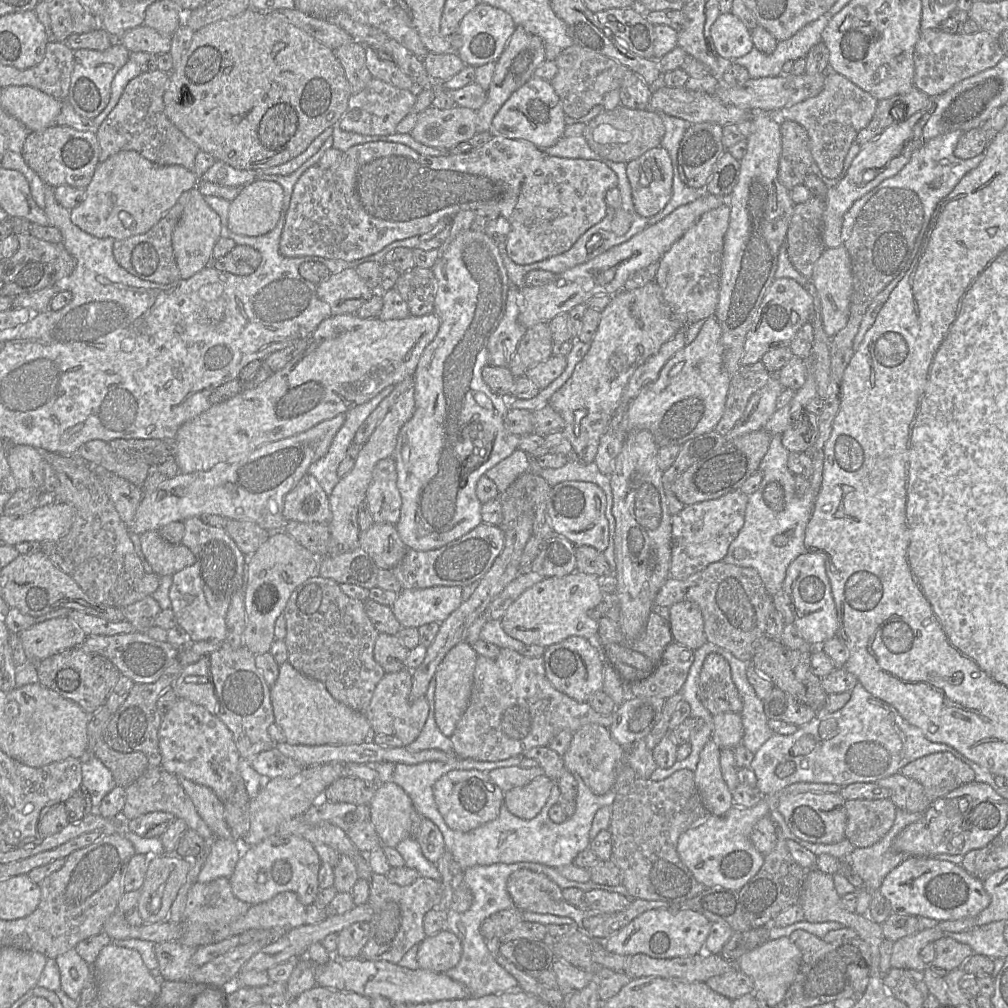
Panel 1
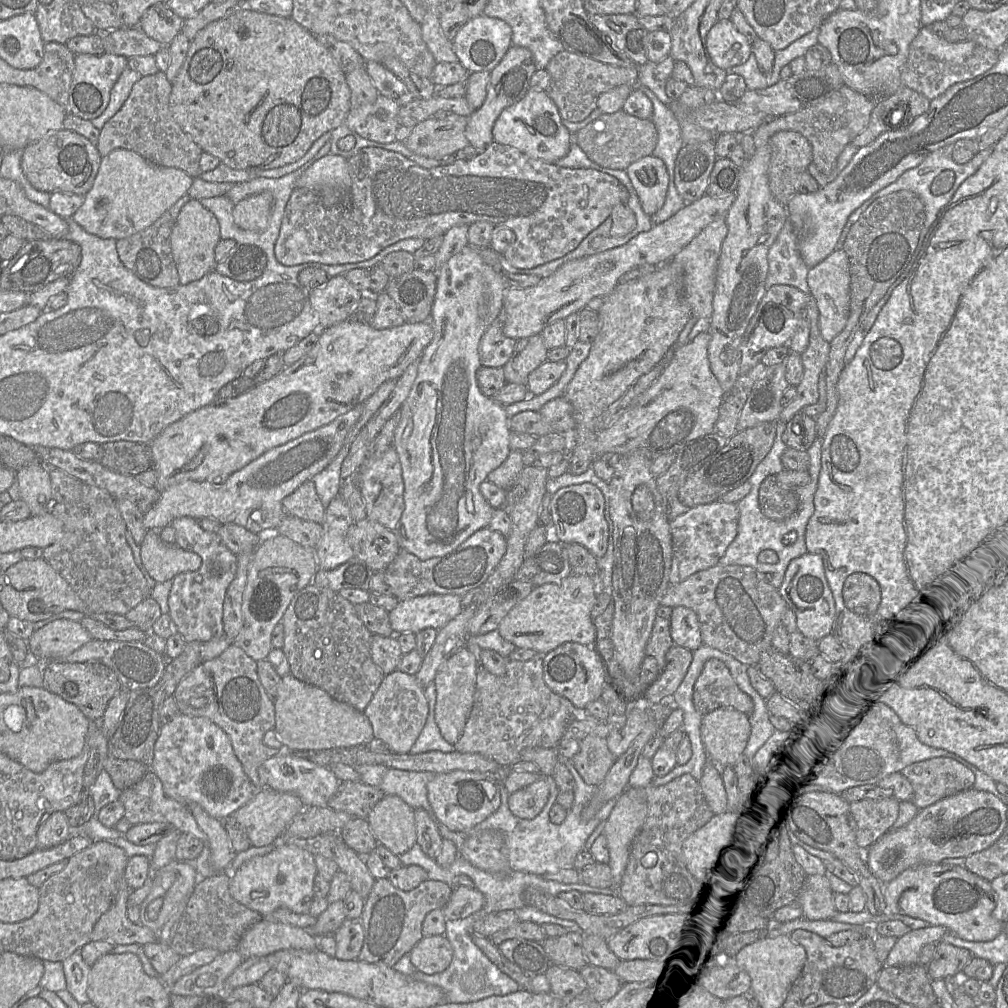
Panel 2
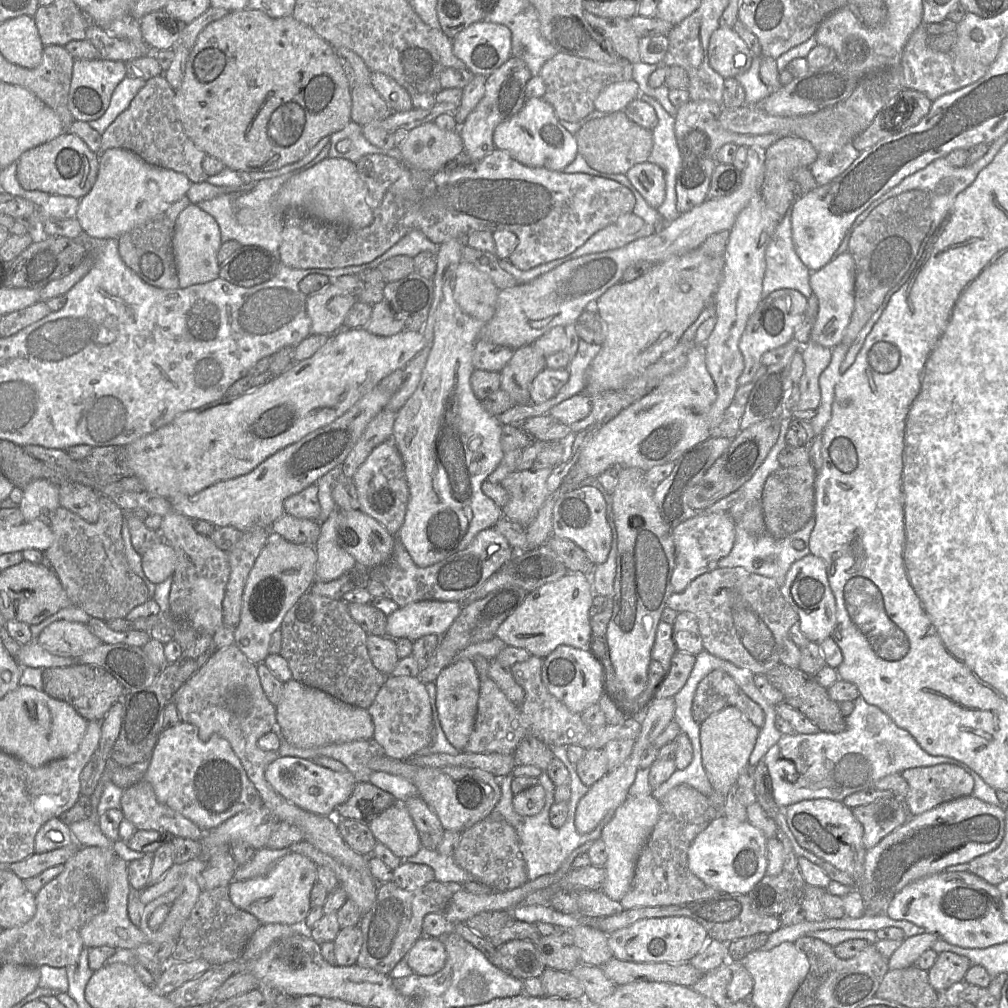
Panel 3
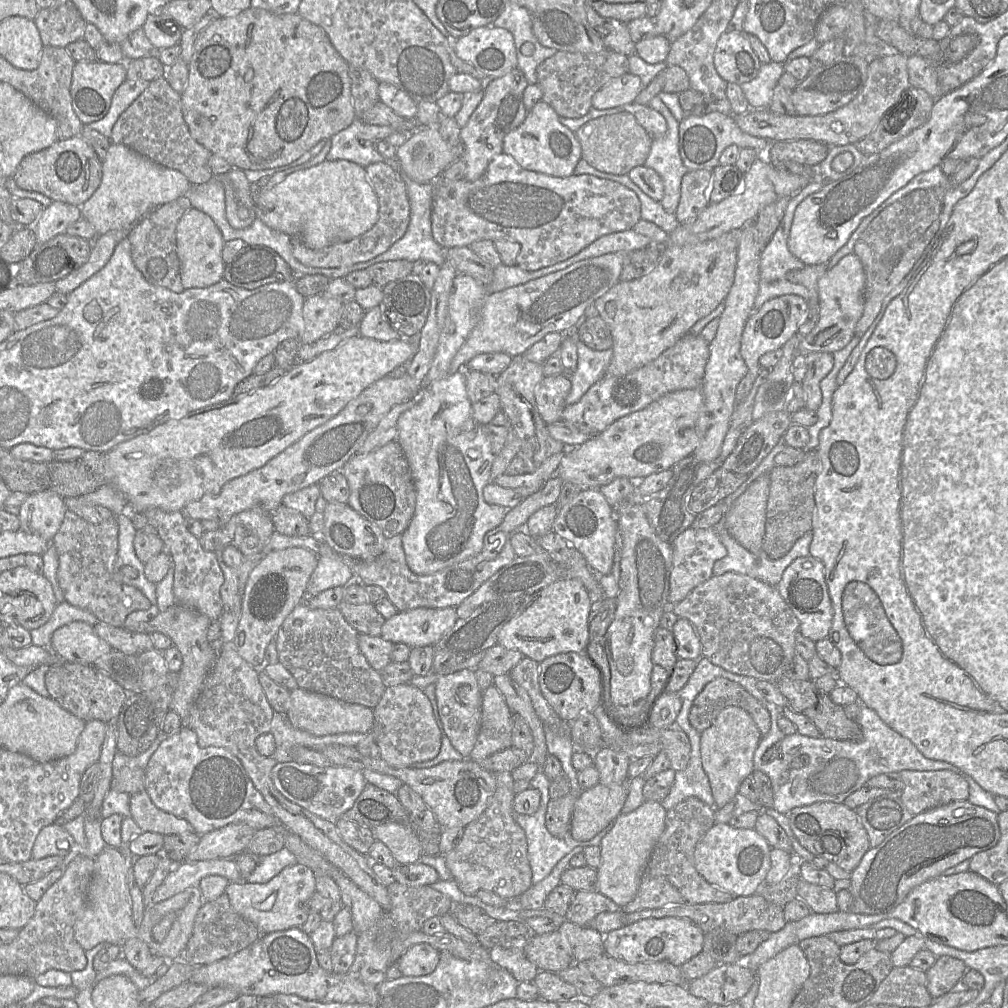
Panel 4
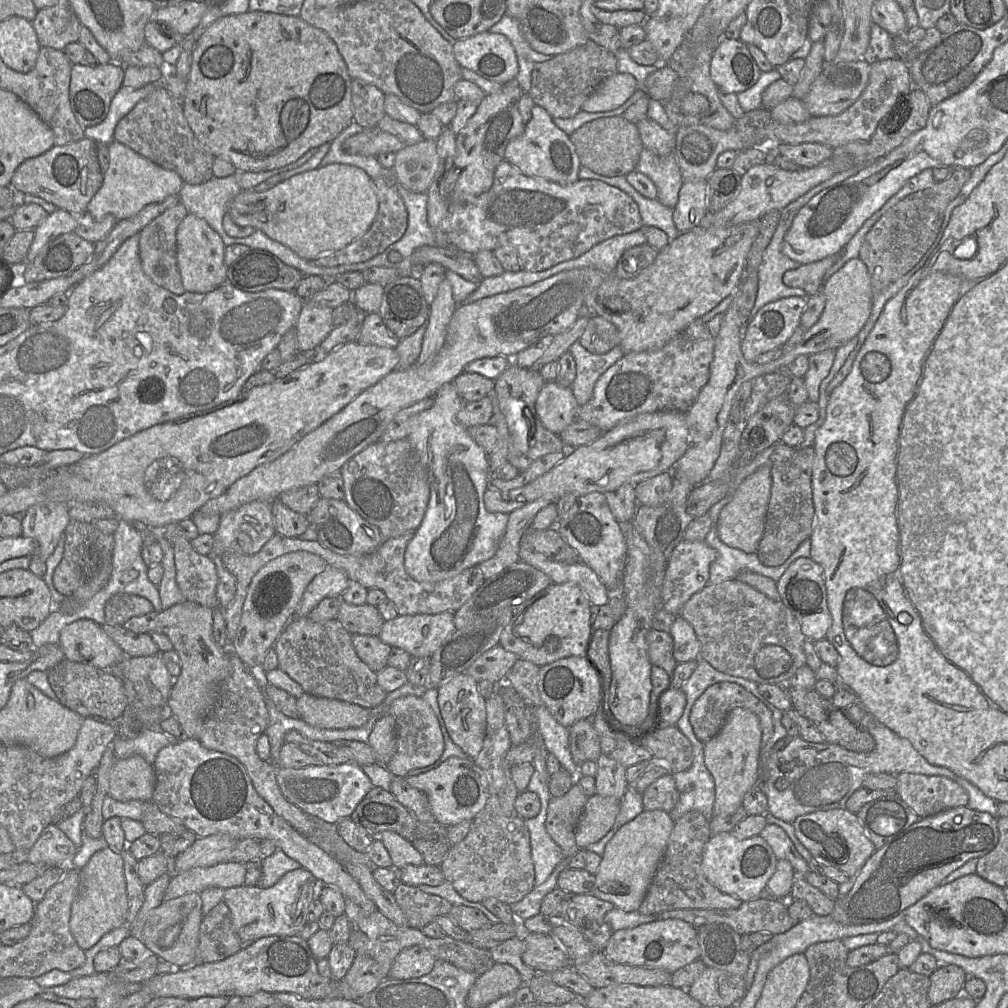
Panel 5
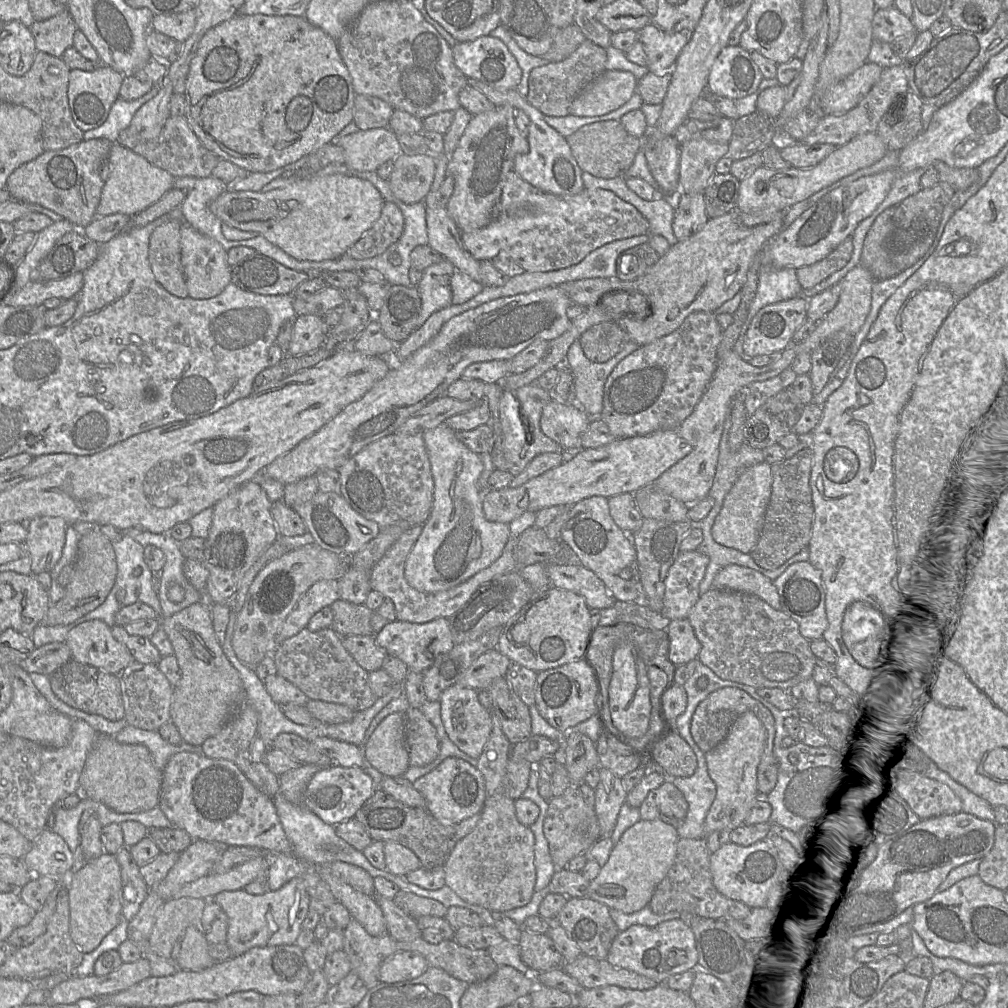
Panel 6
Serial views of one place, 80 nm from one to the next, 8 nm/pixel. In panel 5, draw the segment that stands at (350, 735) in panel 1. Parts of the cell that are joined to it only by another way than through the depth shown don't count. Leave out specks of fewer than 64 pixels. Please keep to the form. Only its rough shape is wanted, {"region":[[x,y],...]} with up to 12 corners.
{"region":[[302,694],[300,719],[324,729],[358,728],[371,710]]}

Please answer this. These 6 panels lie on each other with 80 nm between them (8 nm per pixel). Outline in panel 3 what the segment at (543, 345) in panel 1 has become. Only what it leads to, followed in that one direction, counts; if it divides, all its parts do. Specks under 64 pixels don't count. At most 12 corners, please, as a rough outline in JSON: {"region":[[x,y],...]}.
{"region":[[532,344],[514,350],[500,388],[514,405],[532,404],[530,385],[546,367]]}

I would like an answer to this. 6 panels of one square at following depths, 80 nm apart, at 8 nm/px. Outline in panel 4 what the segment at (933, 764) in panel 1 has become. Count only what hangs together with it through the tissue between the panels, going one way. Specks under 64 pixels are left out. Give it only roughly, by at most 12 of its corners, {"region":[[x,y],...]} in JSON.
{"region":[[903,770],[912,815],[968,799],[951,770]]}

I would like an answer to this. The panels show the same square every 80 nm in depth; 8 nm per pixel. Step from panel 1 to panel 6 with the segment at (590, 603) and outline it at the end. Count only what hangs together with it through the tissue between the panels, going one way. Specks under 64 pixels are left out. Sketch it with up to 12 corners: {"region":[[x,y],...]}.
{"region":[[551,586],[507,622],[497,648],[538,673],[580,660],[584,598]]}

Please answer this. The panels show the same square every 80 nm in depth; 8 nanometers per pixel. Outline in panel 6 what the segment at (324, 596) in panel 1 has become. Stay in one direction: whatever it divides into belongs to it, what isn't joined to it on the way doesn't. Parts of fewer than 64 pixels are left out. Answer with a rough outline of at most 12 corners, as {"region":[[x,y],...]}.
{"region":[[332,627],[272,651],[277,674],[312,700],[355,712],[378,697]]}

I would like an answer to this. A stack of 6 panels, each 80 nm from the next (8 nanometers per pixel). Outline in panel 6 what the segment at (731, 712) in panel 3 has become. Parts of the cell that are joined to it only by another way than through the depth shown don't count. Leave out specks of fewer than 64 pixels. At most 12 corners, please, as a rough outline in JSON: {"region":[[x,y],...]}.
{"region":[[750,711],[704,753],[716,797],[705,839],[744,824],[766,740]]}

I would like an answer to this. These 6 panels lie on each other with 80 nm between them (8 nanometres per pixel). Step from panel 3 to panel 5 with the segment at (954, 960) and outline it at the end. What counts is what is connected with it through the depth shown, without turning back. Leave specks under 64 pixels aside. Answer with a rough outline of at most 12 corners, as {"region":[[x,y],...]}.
{"region":[[954,964],[929,976],[932,1006],[963,994],[968,975]]}

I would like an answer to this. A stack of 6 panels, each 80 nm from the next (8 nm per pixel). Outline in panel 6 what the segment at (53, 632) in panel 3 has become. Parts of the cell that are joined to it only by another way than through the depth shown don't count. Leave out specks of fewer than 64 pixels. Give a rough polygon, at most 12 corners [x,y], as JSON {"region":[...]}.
{"region":[[111,627],[72,628],[71,659],[119,675],[135,659]]}

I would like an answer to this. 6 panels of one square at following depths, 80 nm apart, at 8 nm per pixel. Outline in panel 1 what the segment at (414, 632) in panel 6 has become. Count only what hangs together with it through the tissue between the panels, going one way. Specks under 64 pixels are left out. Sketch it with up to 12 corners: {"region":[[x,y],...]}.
{"region":[[459,586],[402,589],[402,627],[443,622],[462,603]]}

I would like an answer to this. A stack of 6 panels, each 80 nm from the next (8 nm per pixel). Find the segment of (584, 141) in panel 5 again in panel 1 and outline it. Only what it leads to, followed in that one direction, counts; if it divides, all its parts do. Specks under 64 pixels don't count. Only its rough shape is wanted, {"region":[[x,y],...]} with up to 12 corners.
{"region":[[622,105],[582,133],[593,151],[628,163],[660,146],[658,113]]}

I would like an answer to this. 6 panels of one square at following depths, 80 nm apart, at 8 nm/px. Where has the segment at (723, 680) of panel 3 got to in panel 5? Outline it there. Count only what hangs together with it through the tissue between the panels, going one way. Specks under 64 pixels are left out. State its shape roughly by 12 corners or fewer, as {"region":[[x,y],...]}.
{"region":[[709,686],[689,720],[697,739],[716,736],[734,708],[757,715],[760,747],[773,734],[771,711],[745,688]]}

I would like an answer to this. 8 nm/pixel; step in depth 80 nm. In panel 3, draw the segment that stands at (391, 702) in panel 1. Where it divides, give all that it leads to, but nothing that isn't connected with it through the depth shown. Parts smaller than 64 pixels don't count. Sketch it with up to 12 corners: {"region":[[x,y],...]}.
{"region":[[386,676],[367,710],[385,756],[409,761],[434,739],[417,677]]}

